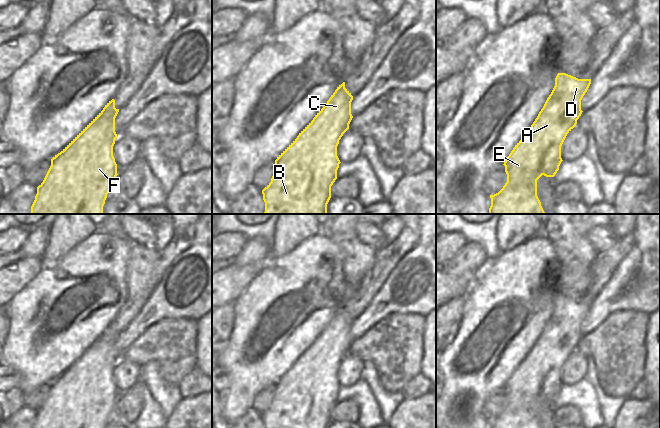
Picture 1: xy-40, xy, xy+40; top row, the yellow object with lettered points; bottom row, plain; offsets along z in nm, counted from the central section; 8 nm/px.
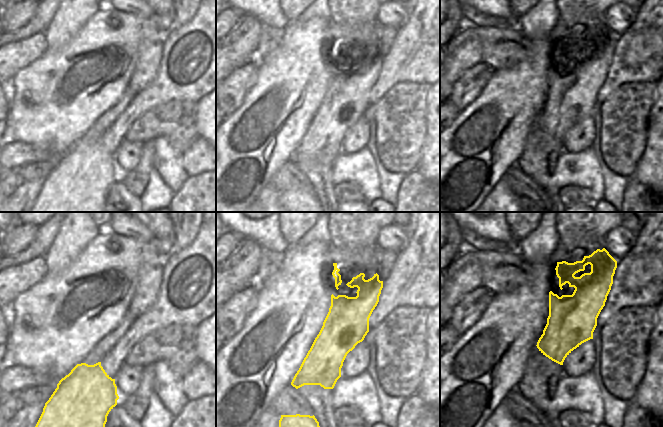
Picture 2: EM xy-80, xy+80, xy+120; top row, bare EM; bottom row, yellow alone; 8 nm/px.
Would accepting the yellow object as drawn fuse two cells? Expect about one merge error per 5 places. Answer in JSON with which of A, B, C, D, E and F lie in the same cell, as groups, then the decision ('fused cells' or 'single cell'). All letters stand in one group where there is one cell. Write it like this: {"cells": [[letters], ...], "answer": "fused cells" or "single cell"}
{"cells": [["A", "B", "C", "D", "E", "F"]], "answer": "single cell"}

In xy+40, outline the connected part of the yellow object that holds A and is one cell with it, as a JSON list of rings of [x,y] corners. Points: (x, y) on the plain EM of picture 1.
[[[558,297],[555,310],[533,348],[515,369],[504,386],[507,406],[496,418],[490,419],[491,428],[541,428],[537,420],[537,404],[542,400],[554,401],[563,385],[561,370],[567,358],[576,350],[582,338],[581,324],[591,303],[578,303]]]

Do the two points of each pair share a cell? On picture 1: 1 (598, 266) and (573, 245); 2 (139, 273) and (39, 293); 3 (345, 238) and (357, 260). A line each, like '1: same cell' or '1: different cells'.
1: different cells
2: different cells
3: same cell

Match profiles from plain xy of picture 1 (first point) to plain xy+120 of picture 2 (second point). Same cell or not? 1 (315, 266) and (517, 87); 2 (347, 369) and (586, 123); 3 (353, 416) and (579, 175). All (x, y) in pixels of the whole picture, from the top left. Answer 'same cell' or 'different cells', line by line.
1: same cell
2: same cell
3: different cells

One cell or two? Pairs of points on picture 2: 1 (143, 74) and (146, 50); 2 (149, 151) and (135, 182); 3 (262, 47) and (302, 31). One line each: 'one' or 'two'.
1: one
2: one
3: two

